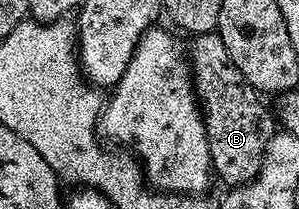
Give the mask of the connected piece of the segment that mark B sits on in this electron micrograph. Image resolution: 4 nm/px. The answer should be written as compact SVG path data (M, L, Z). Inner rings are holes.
M198 33L191 41L186 52L192 67L196 100L202 106L212 168L215 176L225 181L225 186L245 185L258 175L266 147L278 131L278 122L273 110L260 102L263 101L261 94L245 79L242 71L234 67L230 51L226 51L226 43L222 43L219 33Z

